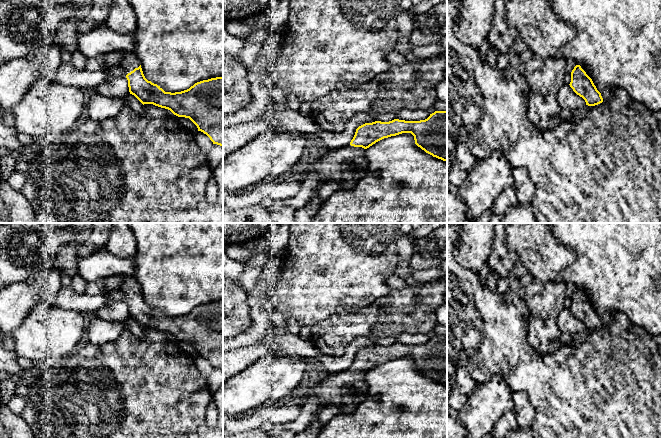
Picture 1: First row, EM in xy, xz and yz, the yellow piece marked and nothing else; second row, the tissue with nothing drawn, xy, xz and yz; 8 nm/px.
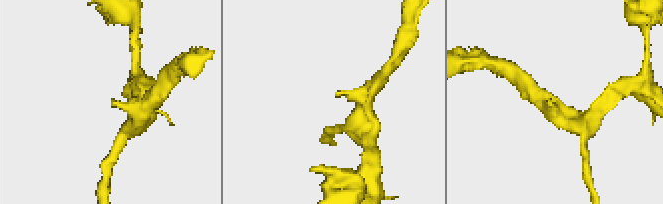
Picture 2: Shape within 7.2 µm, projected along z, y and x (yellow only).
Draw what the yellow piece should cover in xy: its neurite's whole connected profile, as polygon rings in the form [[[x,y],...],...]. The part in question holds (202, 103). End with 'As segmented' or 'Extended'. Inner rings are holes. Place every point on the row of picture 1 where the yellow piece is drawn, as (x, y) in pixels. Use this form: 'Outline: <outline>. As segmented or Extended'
Outline: [[[125,51],[118,66],[127,73],[130,94],[134,95],[143,105],[153,104],[170,110],[178,117],[189,118],[197,126],[198,131],[206,134],[213,144],[223,147],[223,77],[203,80],[187,90],[171,93],[165,92],[160,86],[145,78],[140,61],[132,52]]]. Extended

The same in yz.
Outline: [[[576,65],[571,72],[570,87],[573,91],[582,97],[586,105],[595,106],[612,96],[614,87],[609,87],[603,92],[599,92],[592,79],[586,74],[580,65]]]. Extended

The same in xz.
Outline: [[[447,110],[435,111],[425,120],[365,123],[356,129],[349,146],[330,149],[307,166],[307,177],[318,183],[340,181],[347,166],[367,168],[365,150],[376,142],[402,133],[411,133],[415,144],[426,153],[447,162]]]. Extended

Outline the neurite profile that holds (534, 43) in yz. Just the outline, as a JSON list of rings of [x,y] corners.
[[[511,0],[507,6],[507,22],[528,47],[542,58],[555,56],[558,50],[576,35],[576,29],[554,13],[550,0]]]

